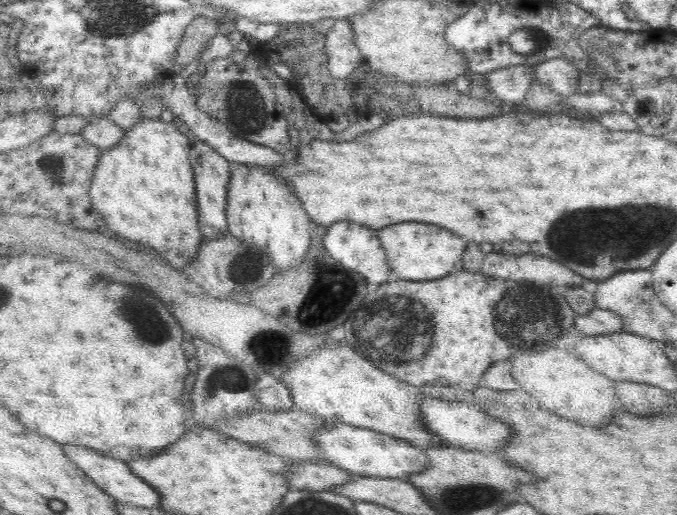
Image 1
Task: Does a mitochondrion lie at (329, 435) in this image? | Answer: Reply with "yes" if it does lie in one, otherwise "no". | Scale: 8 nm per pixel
no

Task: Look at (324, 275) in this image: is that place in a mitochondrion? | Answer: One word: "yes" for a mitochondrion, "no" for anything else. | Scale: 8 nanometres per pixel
yes

